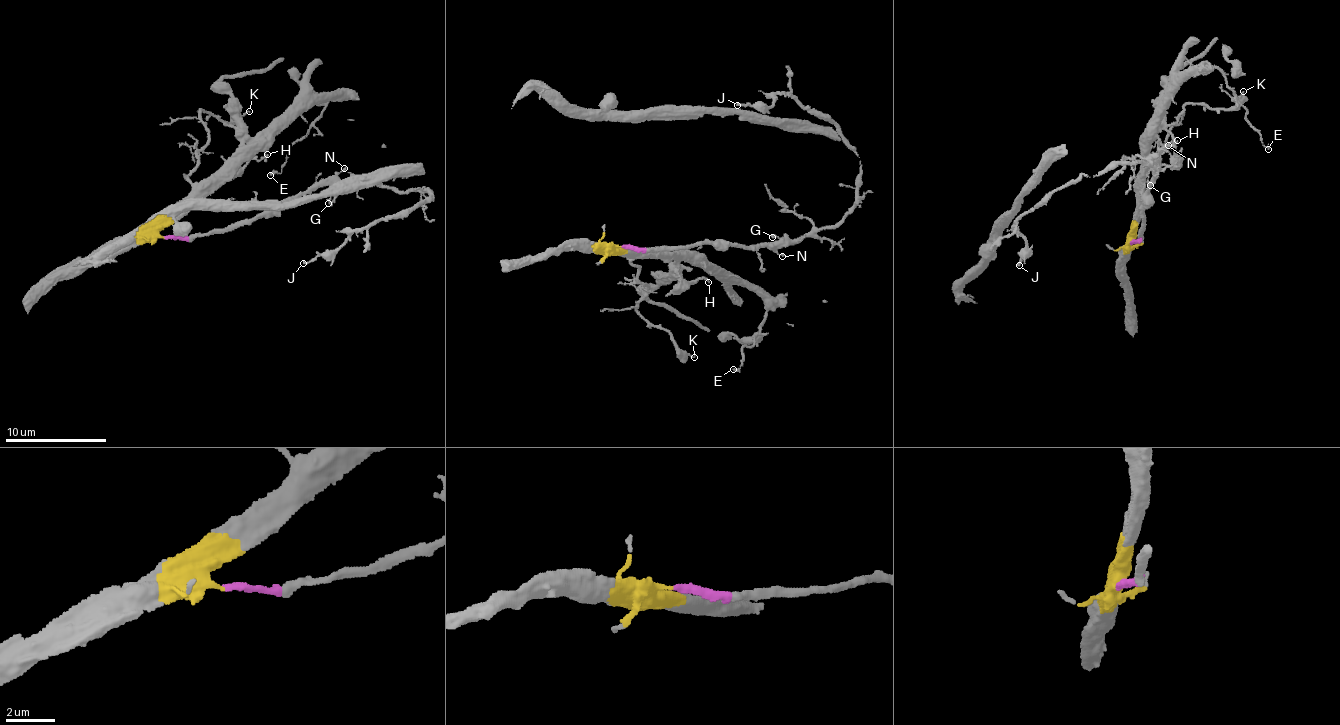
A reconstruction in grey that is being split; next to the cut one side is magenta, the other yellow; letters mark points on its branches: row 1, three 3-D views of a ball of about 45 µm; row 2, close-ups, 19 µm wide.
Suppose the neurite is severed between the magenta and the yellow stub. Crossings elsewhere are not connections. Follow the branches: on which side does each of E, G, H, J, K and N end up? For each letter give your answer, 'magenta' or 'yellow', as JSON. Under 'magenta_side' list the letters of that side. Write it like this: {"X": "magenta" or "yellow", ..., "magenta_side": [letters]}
{"E": "yellow", "G": "magenta", "H": "yellow", "J": "magenta", "K": "yellow", "N": "magenta", "magenta_side": ["G", "J", "N"]}

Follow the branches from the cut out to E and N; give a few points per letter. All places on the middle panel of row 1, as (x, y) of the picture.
E: (620, 247), (615, 248), (715, 265), (765, 302), (765, 319), (755, 340), (741, 350), (743, 360), (732, 369)
N: (619, 247), (656, 251), (718, 243), (770, 246), (783, 257)

